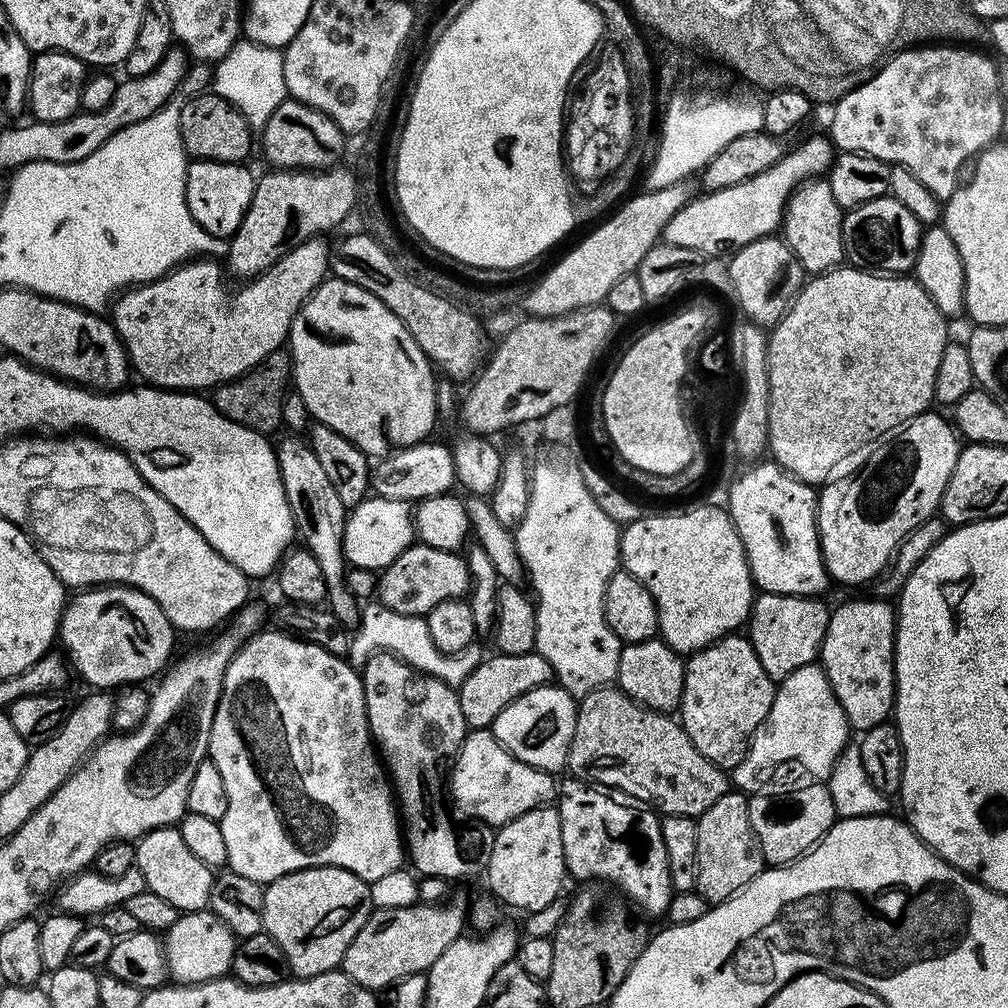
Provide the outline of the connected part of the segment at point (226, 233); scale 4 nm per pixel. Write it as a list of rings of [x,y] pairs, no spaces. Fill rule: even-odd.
[[[192,160],[186,174],[186,206],[202,226],[215,236],[231,238],[243,220],[254,196],[257,177],[244,164],[223,164],[213,160]]]

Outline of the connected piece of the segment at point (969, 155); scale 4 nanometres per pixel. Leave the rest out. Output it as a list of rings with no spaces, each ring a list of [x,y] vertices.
[[[912,46],[907,50],[897,51],[891,58],[885,59],[867,77],[864,83],[858,84],[856,88],[845,94],[839,99],[831,109],[832,118],[830,120],[830,130],[828,130],[829,139],[833,145],[843,152],[861,152],[867,156],[878,158],[881,162],[889,166],[905,168],[926,186],[930,194],[936,196],[937,200],[946,202],[955,194],[958,187],[958,181],[961,179],[960,167],[964,163],[971,161],[980,155],[985,148],[989,147],[997,139],[1000,127],[1004,124],[1004,104],[1000,94],[1000,74],[998,64],[995,64],[988,56],[983,56],[980,52],[971,52],[968,46]]]

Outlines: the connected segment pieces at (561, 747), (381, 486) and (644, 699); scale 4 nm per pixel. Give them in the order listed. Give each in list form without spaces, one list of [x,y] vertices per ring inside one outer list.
[[[549,682],[510,702],[510,706],[494,718],[490,731],[506,751],[526,762],[526,766],[553,774],[563,773],[568,763],[570,742],[574,738],[577,707],[577,697]]]
[[[421,442],[407,444],[405,448],[389,451],[379,457],[371,469],[371,491],[382,498],[419,502],[426,498],[442,496],[453,491],[456,471],[452,461],[452,450],[447,443]]]
[[[660,638],[624,644],[620,649],[615,683],[631,700],[637,700],[643,708],[653,708],[656,712],[672,714],[680,706],[685,663],[685,657]]]

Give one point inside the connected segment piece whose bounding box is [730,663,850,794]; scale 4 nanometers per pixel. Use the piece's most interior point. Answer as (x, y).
(806, 724)

